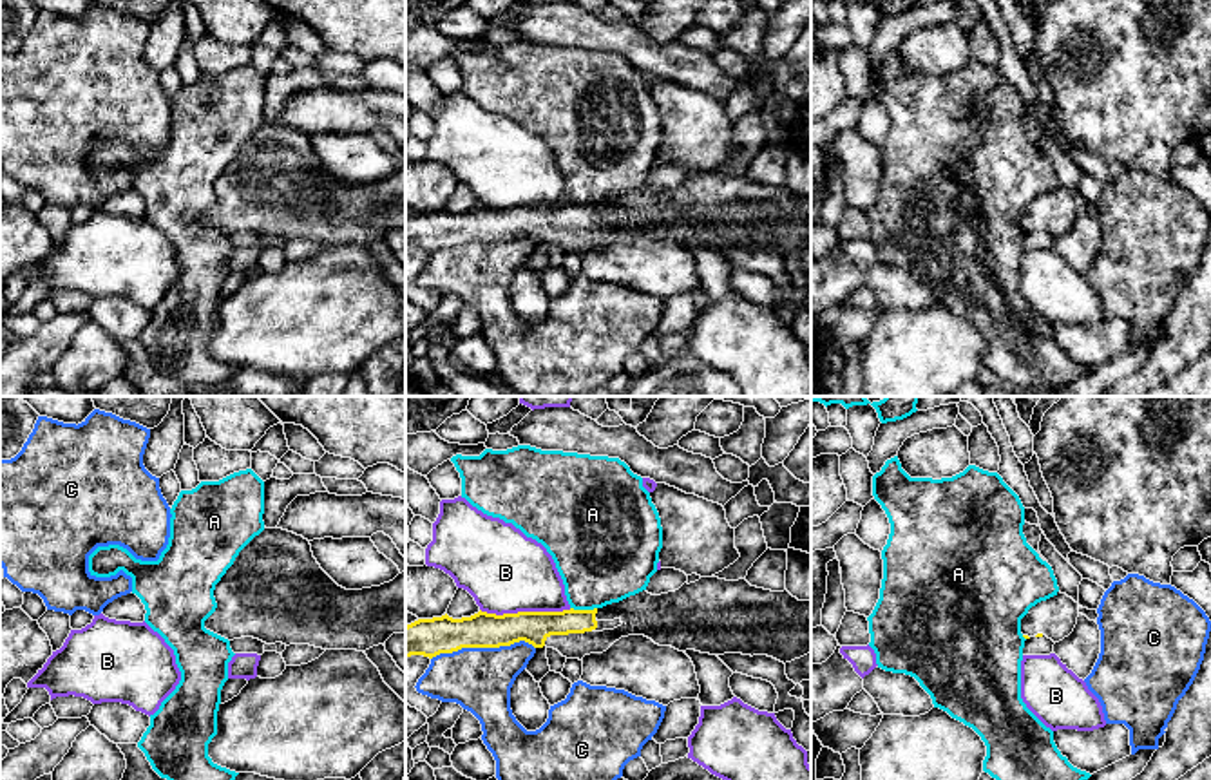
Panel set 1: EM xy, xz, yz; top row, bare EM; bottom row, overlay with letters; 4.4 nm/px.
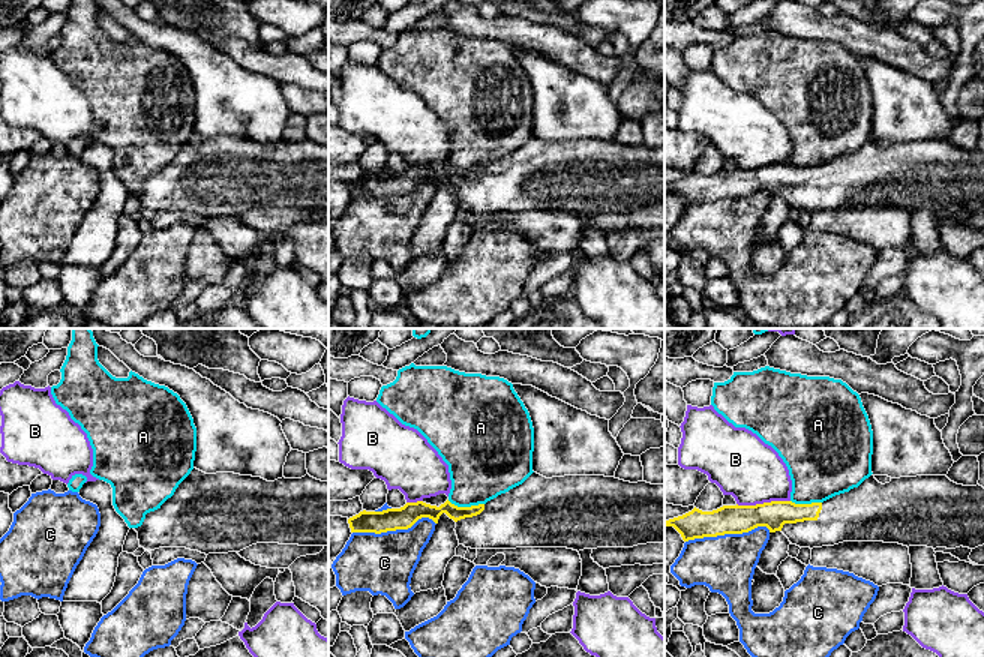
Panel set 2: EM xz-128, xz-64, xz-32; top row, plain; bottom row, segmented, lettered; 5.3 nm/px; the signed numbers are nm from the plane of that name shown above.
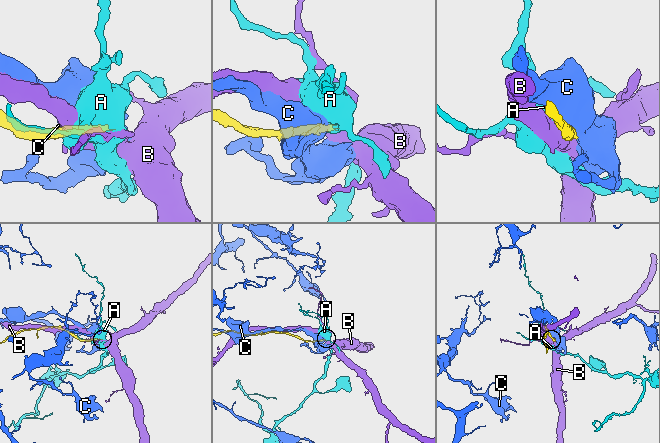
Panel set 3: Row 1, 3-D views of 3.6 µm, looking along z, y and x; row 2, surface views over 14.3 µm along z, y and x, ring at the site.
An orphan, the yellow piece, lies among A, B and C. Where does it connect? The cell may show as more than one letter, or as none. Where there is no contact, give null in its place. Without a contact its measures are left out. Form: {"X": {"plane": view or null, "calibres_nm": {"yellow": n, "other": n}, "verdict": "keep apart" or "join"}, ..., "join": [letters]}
{"A": {"plane": "xz", "calibres_nm": {"yellow": 140, "other": 400}, "verdict": "keep apart"}, "B": {"plane": "xz", "calibres_nm": {"yellow": 160, "other": 360}, "verdict": "keep apart"}, "C": {"plane": "xz", "calibres_nm": {"yellow": 170, "other": 280}, "verdict": "keep apart"}, "join": []}

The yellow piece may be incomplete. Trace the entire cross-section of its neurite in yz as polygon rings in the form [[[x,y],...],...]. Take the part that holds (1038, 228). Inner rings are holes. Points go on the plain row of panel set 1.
[[[1057,186],[1028,205],[1021,214],[1021,228],[1025,233],[1046,230],[1054,237],[1059,237],[1073,226],[1077,212],[1079,197]]]

